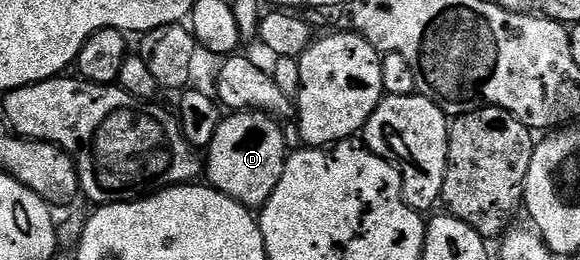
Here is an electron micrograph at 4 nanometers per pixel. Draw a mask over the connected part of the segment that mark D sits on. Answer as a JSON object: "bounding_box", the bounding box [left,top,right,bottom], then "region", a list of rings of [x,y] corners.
{"bounding_box":[205,111,289,209],"region":[[[232,111],[220,119],[217,134],[213,134],[213,142],[205,150],[206,183],[246,208],[262,209],[273,190],[277,190],[277,182],[281,182],[288,155],[289,149],[276,117],[266,112]]]}

